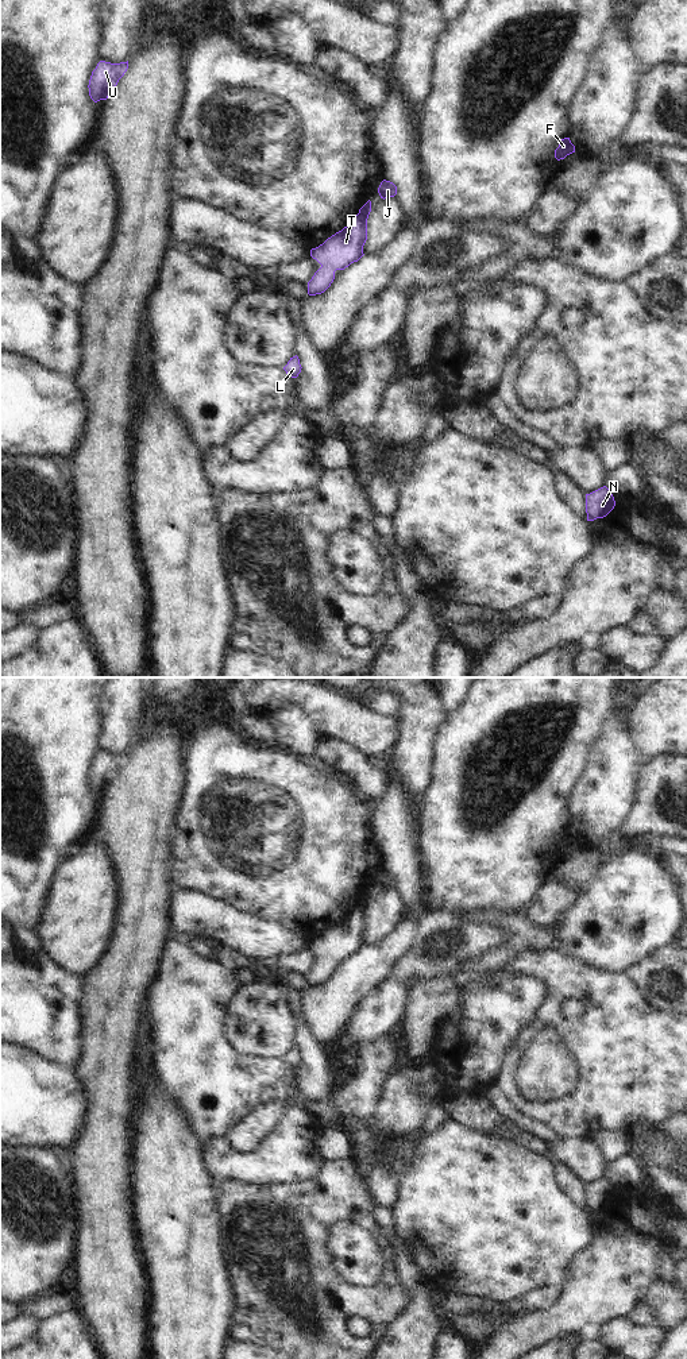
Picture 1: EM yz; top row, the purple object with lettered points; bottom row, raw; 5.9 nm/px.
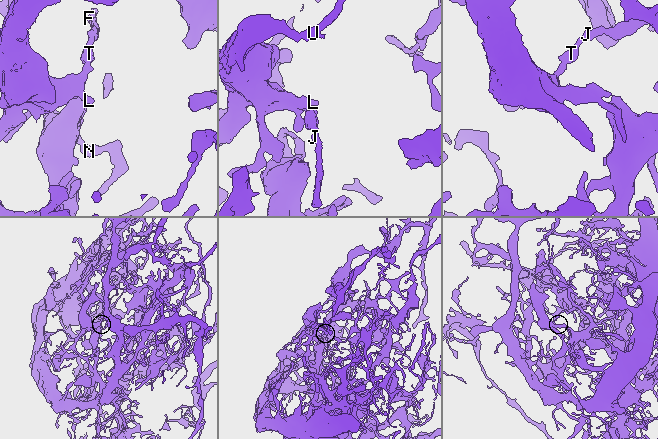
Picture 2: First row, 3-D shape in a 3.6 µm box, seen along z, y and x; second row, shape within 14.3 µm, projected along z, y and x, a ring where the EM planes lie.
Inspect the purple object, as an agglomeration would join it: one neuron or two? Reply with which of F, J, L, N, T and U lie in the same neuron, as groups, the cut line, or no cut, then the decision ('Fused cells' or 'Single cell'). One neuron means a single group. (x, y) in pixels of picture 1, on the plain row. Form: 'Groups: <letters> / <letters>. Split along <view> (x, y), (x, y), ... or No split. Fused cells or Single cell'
Groups: F J L N T U. No split. Single cell.

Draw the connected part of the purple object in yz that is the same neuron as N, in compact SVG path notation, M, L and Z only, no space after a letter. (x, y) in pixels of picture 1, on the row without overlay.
M606 1177L586 1185L587 1212L606 1208L614 1197L614 1188Z

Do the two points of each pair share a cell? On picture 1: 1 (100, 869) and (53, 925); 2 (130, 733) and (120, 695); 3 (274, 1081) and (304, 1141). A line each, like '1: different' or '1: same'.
1: same
2: same
3: different

